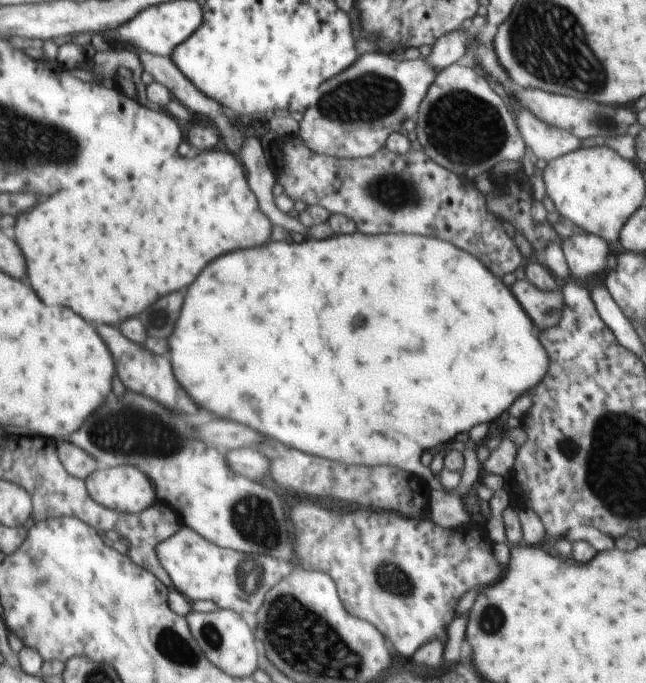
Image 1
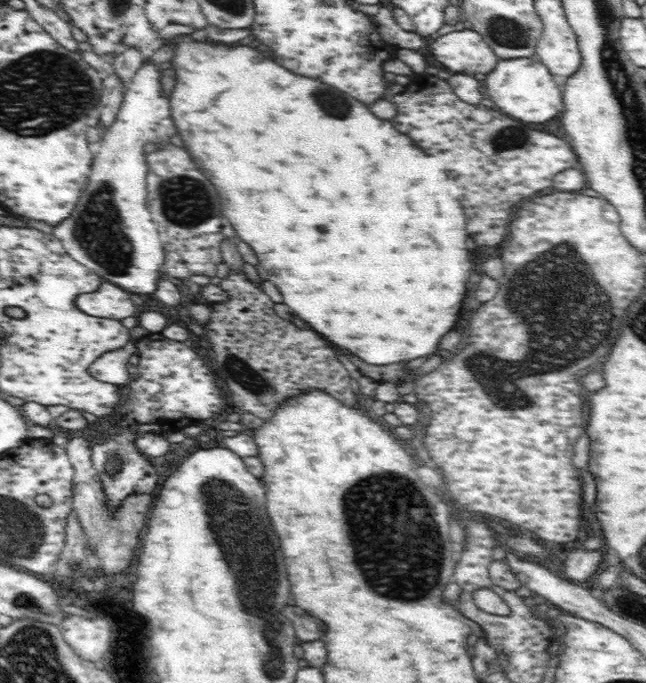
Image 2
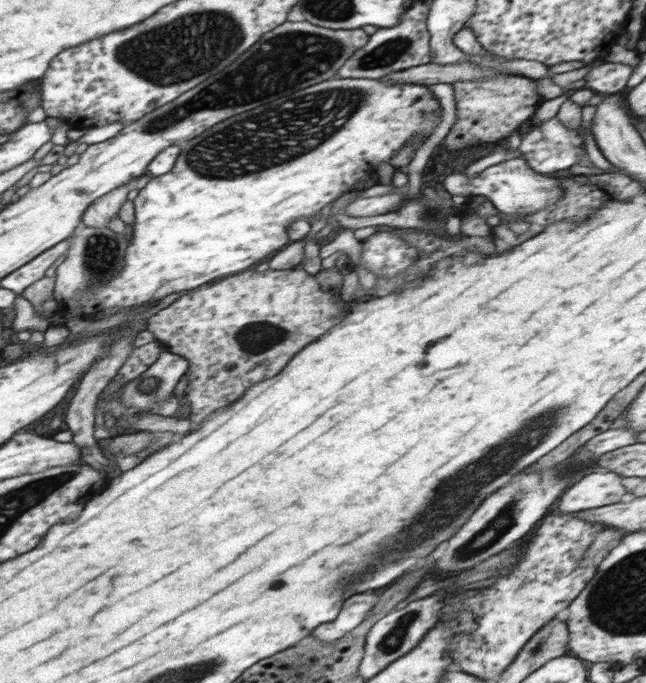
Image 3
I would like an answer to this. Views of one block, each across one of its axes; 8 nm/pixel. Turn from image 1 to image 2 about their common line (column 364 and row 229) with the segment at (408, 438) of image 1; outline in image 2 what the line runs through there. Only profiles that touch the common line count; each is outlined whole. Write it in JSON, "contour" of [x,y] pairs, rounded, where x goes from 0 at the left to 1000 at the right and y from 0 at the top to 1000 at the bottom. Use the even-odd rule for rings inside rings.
{"contour":[[[294,51],[271,53],[259,63],[262,61],[271,64],[263,89],[272,107],[272,123],[262,141],[262,151],[274,196],[279,196],[283,215],[294,224],[297,234],[310,246],[322,246],[316,249],[316,258],[322,258],[322,264],[350,293],[347,316],[356,322],[356,328],[362,328],[365,346],[390,360],[401,384],[406,384],[404,389],[412,395],[424,395],[421,401],[437,404],[452,401],[452,419],[449,413],[424,410],[424,416],[437,428],[440,444],[467,469],[474,469],[492,489],[505,492],[517,507],[545,515],[570,533],[594,536],[672,518],[678,512],[681,492],[700,483],[709,471],[721,433],[721,413],[731,395],[728,369],[721,363],[721,316],[709,296],[718,272],[706,264],[706,258],[689,250],[681,234],[686,223],[663,227],[653,217],[641,217],[641,208],[632,199],[610,190],[601,176],[582,173],[576,161],[570,161],[570,155],[563,155],[560,149],[545,146],[533,135],[517,132],[502,120],[452,108],[449,102],[443,102],[427,88],[396,70],[303,60]]]}

